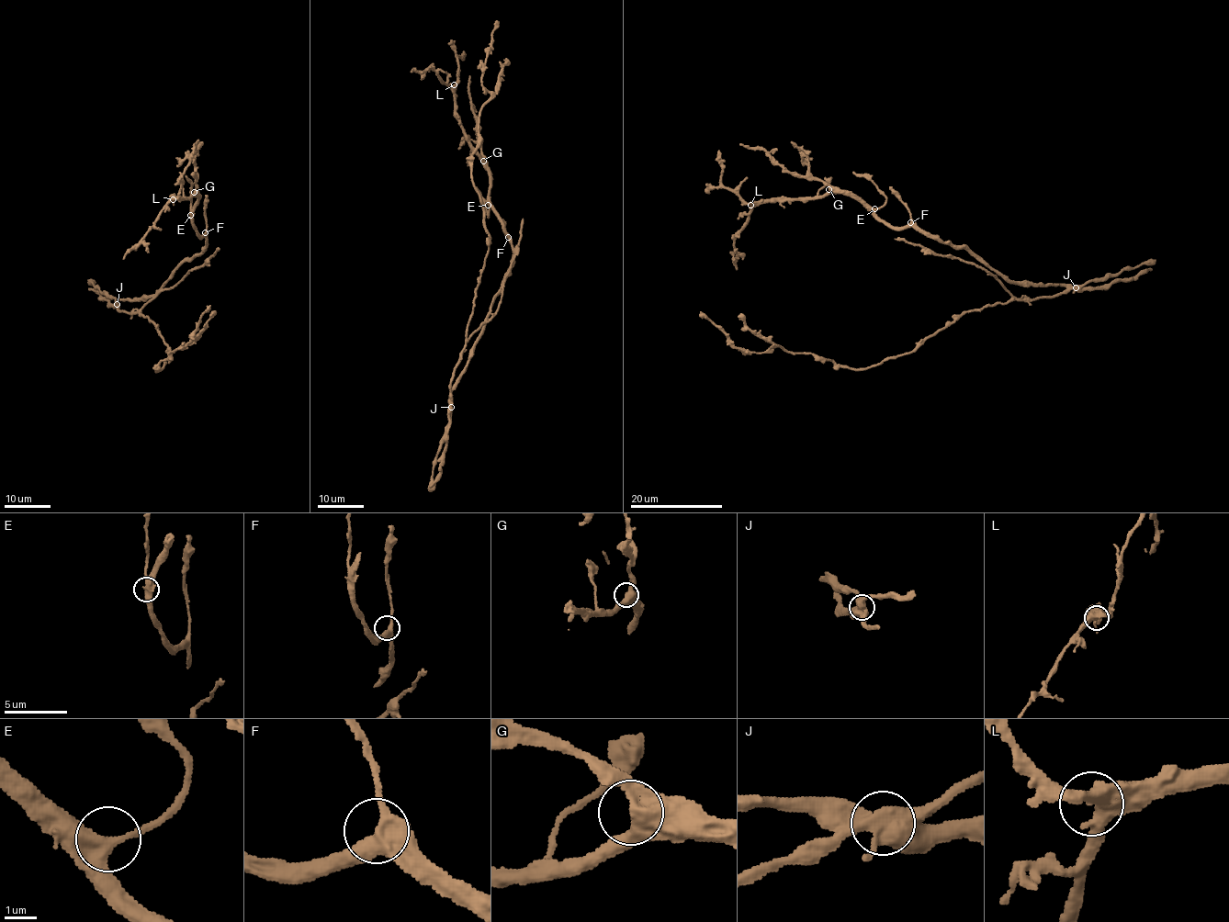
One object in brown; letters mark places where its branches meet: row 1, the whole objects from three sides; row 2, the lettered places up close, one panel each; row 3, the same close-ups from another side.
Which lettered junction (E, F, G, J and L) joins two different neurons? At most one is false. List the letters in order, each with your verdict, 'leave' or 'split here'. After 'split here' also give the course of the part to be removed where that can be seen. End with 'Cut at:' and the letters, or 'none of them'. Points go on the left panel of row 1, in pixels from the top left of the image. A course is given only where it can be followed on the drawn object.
E: leave
F: leave
G: leave
J: split here; course (117, 303), (152, 320), (167, 344), (169, 356), (155, 371), (170, 353), (188, 343), (181, 348), (209, 306)
L: leave
Cut at: J

